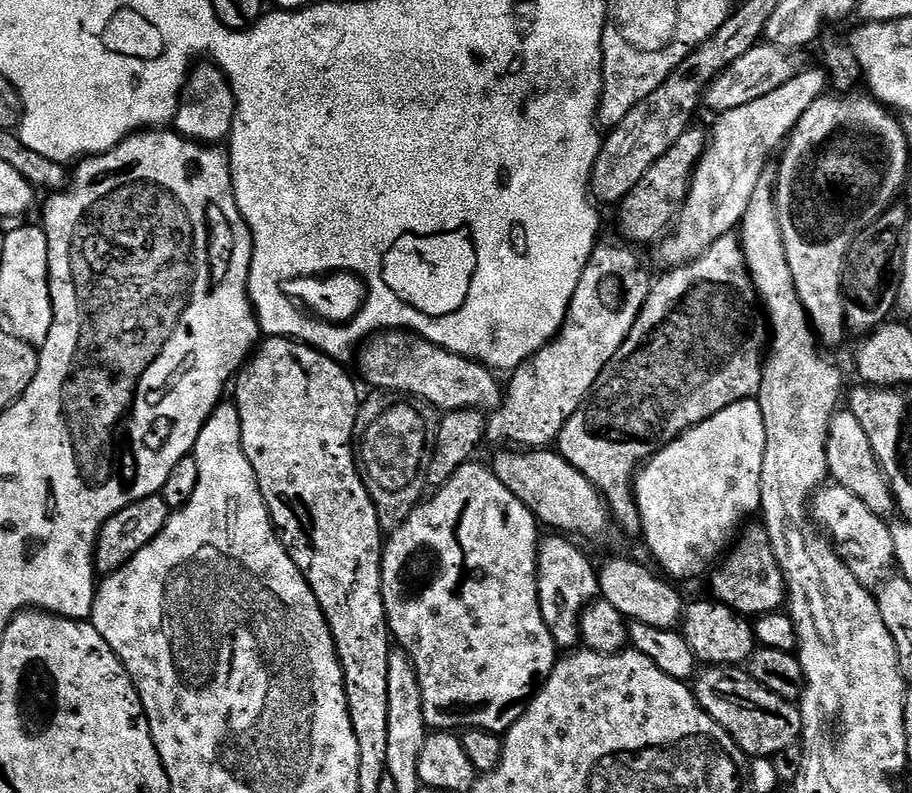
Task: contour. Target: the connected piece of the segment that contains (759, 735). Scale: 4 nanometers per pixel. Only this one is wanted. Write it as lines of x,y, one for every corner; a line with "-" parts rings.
704,670
695,677
696,685
692,692
696,695
695,703
701,713
708,716
716,724
721,724
730,735
736,739
737,746
746,754
748,758
772,758
775,752
780,752
789,747
790,740
784,737
786,732
786,720
776,712
768,712
766,709
759,708
748,698
738,694
736,681
731,675
729,677
724,670

